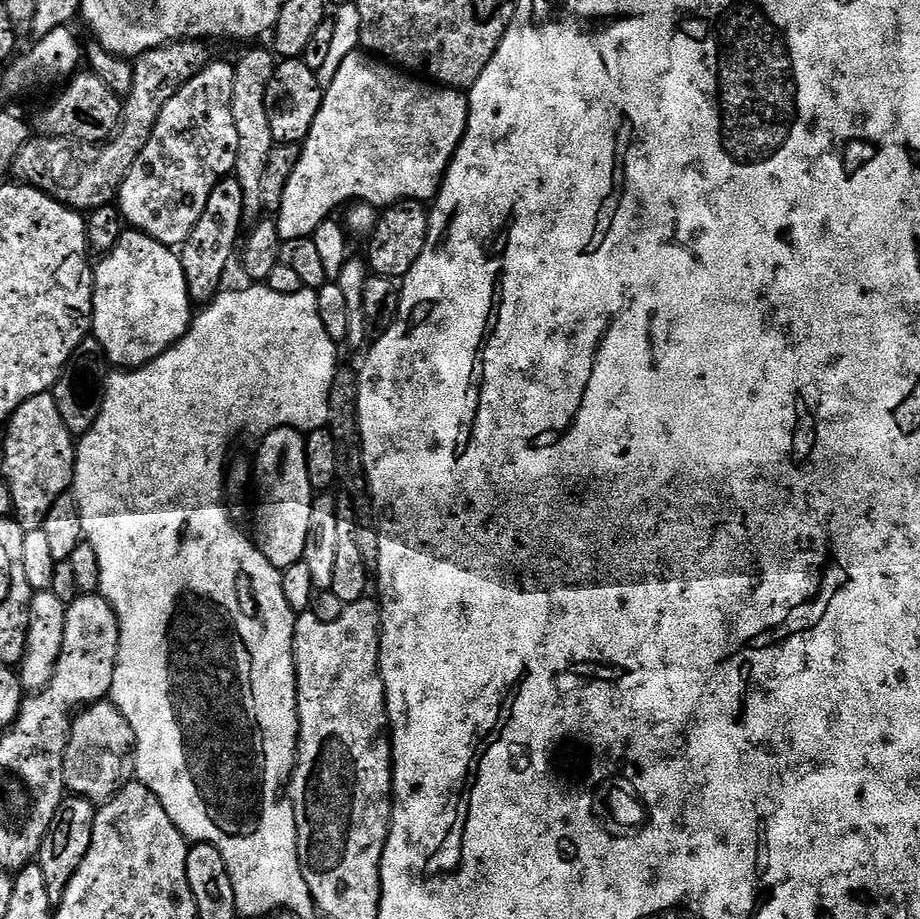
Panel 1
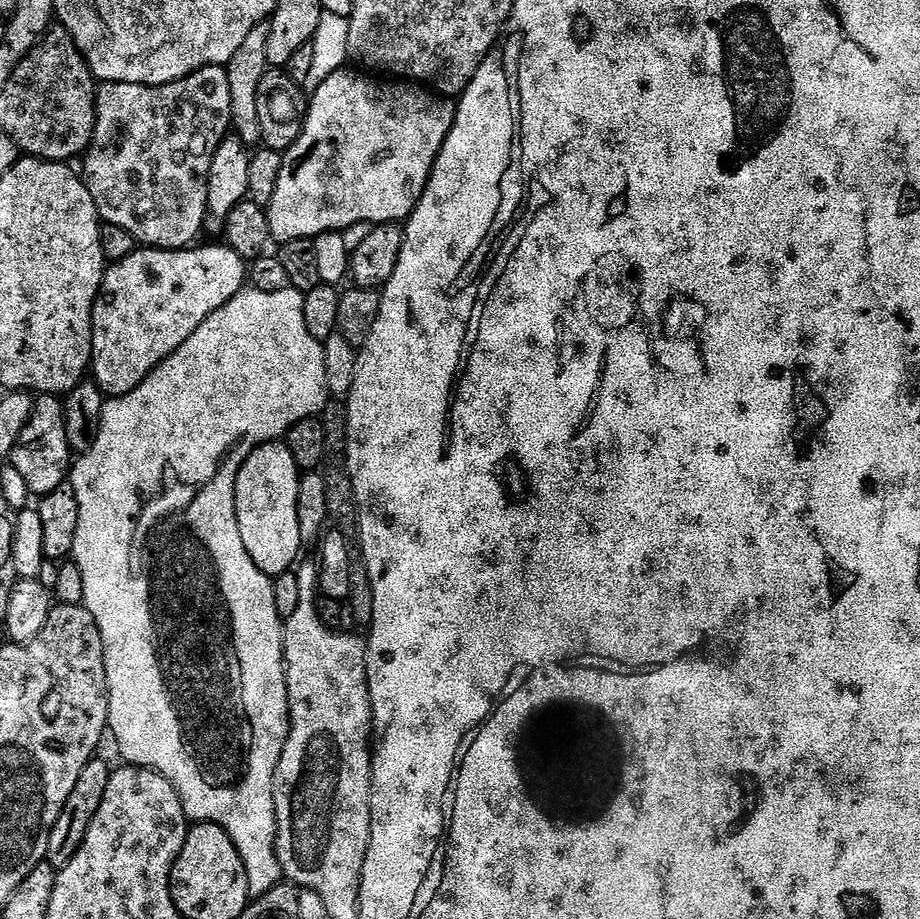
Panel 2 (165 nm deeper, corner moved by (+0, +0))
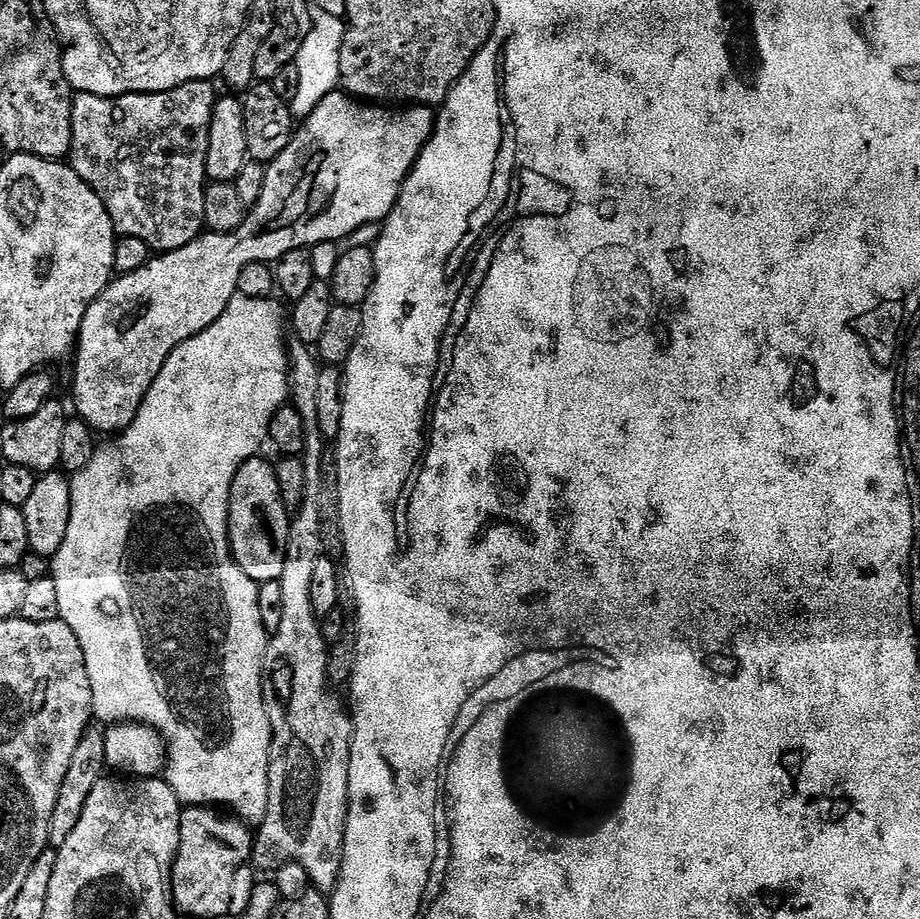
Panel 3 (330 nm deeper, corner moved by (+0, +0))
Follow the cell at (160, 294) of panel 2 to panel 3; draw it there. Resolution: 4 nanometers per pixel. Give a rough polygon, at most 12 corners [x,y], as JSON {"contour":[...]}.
{"contour":[[326,94],[238,231],[117,275],[75,415],[125,432],[238,274],[394,210],[428,106]]}

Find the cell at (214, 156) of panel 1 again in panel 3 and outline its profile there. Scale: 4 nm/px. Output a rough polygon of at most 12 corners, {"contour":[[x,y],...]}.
{"contour":[[212,80],[72,98],[120,236],[201,235]]}

